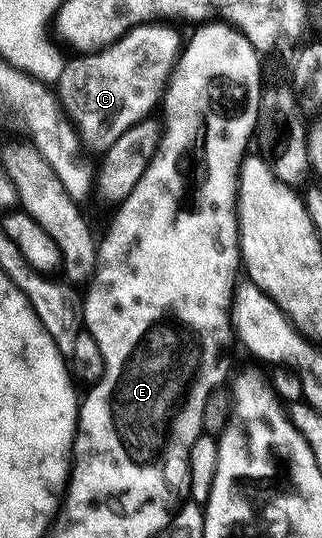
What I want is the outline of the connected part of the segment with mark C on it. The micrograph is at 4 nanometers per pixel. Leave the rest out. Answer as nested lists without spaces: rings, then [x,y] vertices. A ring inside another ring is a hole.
[[[142,23],[109,47],[78,54],[73,57],[77,59],[66,62],[63,73],[55,80],[55,95],[86,148],[104,153],[131,125],[150,118],[149,110],[162,102],[169,74],[183,50],[183,39],[173,27],[176,26]]]

